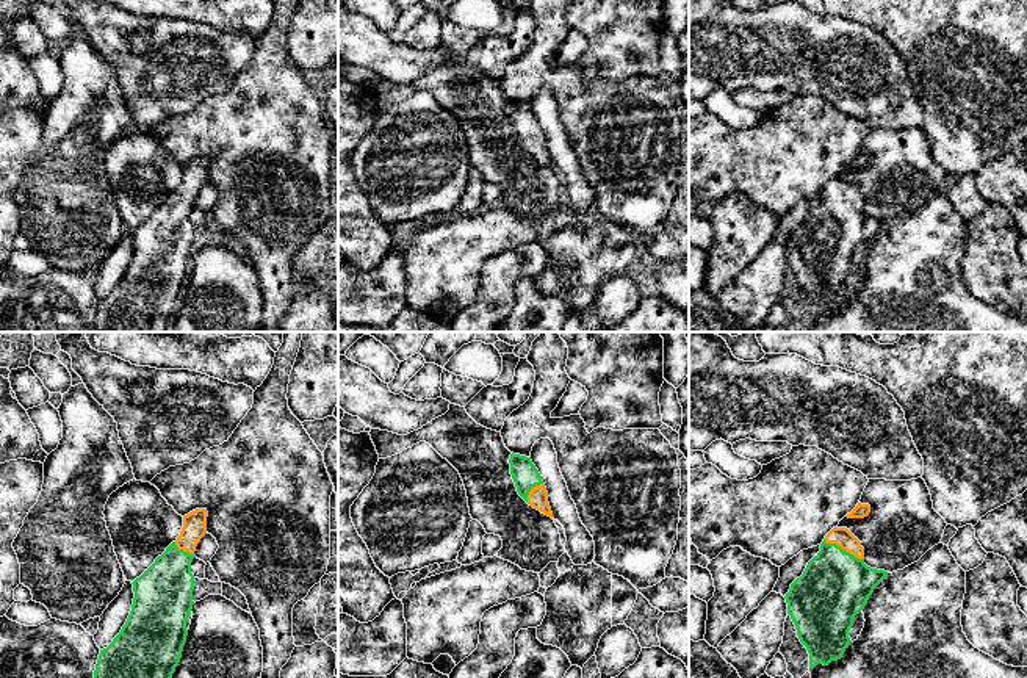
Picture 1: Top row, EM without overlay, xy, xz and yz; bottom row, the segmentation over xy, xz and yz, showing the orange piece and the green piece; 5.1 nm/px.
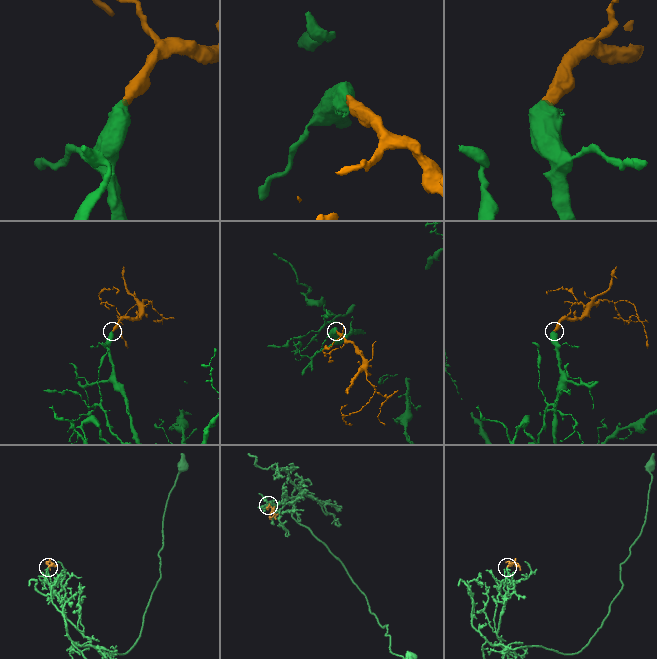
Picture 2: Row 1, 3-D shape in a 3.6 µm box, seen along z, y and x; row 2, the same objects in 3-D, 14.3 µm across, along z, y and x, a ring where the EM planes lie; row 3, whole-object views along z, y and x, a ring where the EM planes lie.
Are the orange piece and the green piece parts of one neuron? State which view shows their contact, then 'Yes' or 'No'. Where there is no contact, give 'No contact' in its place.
Touches orange in yz. Yes

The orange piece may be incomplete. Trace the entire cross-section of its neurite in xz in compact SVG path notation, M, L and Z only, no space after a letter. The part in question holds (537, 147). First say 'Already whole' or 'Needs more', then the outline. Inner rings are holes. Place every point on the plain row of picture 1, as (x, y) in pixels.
Needs more. M512 102L509 113L518 144L529 155L553 168L546 136L531 106Z

